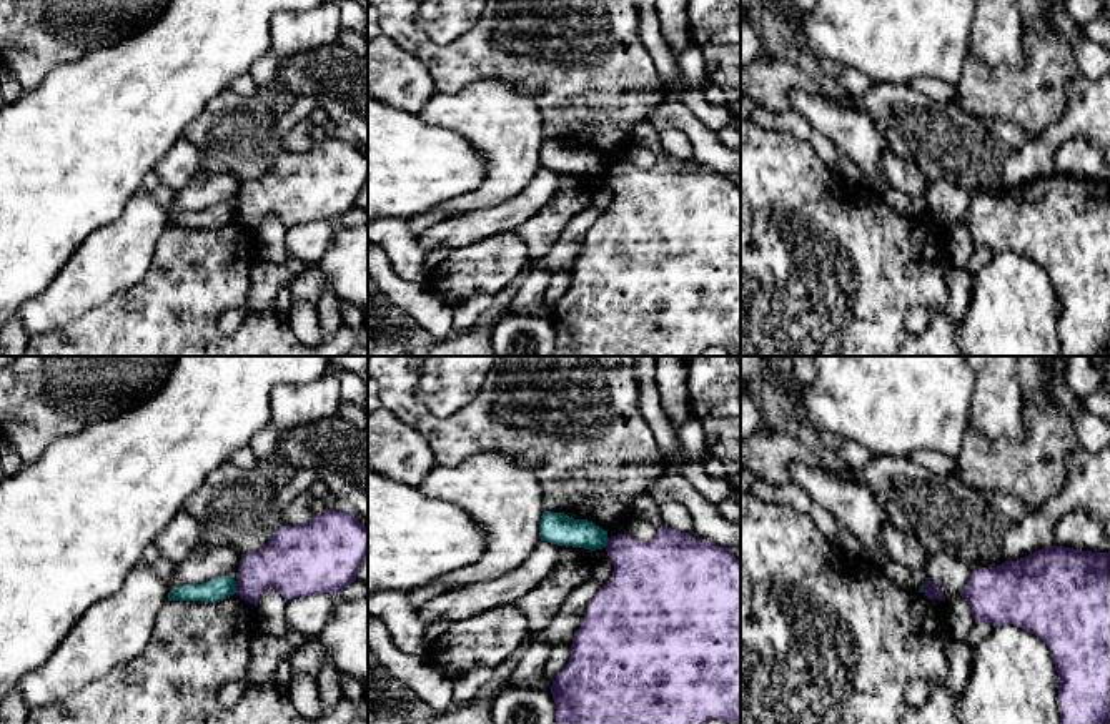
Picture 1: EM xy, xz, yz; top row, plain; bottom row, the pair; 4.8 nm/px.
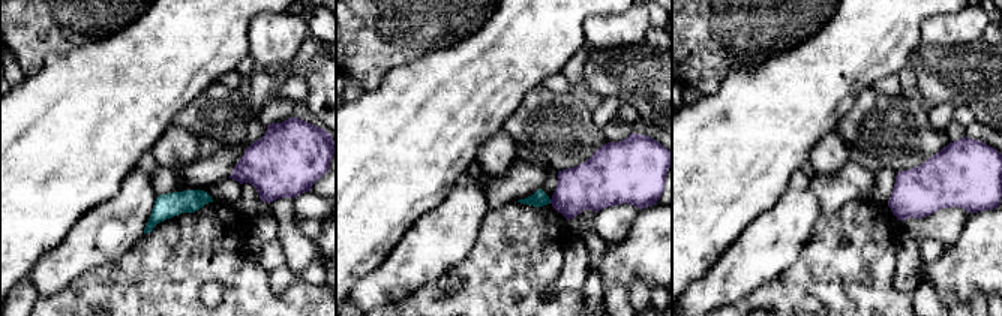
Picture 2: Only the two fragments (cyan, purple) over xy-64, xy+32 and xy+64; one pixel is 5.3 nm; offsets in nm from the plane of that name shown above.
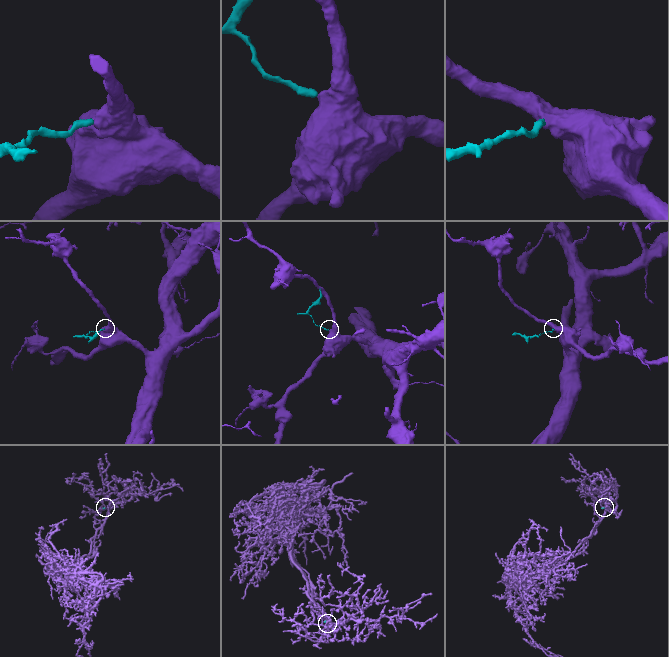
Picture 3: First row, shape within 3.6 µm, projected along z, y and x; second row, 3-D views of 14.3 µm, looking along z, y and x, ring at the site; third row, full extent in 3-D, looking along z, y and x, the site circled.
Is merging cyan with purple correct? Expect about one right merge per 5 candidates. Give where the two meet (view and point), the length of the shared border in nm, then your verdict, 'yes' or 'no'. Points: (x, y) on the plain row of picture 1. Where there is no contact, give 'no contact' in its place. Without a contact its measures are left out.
contact xy (235, 215); length 60 nm; no

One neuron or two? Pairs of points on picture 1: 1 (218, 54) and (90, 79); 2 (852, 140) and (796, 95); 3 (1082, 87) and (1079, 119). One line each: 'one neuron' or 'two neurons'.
1: one neuron
2: one neuron
3: one neuron

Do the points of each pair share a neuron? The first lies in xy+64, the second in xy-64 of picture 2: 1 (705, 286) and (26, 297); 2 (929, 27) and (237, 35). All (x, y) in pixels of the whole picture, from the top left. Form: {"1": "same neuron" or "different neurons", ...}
{"1": "different neurons", "2": "different neurons"}

